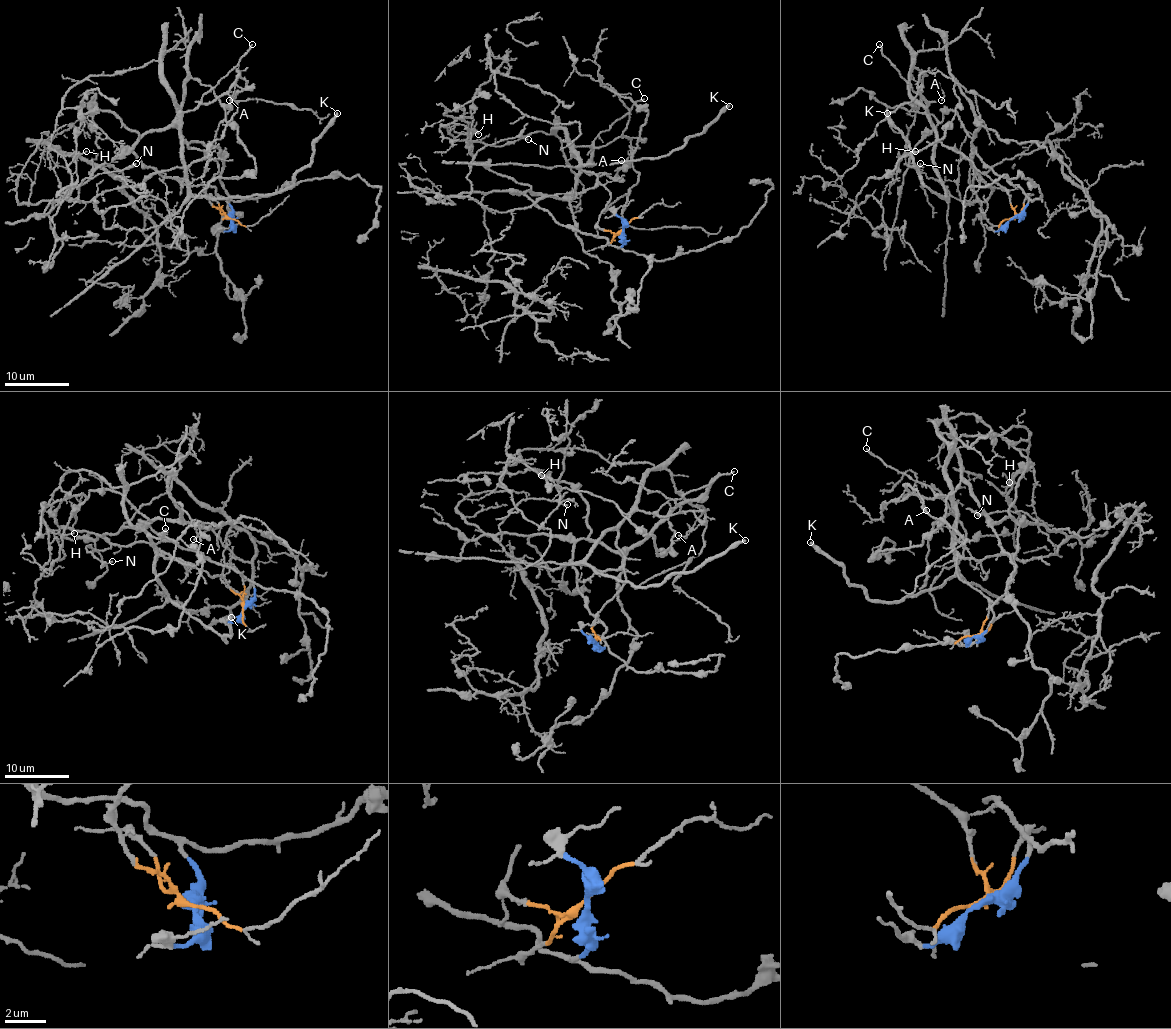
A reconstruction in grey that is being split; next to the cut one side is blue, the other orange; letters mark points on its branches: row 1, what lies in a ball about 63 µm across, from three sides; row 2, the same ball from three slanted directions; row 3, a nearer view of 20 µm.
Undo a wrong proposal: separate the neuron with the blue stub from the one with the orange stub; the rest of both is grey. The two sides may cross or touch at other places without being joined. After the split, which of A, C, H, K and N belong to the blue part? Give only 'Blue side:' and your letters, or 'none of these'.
Blue side: H

